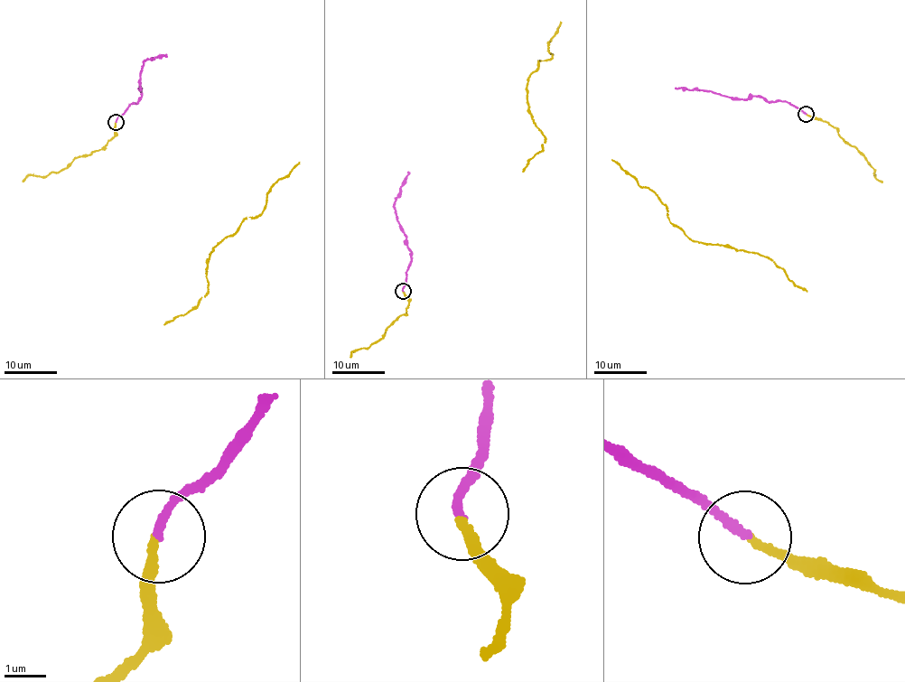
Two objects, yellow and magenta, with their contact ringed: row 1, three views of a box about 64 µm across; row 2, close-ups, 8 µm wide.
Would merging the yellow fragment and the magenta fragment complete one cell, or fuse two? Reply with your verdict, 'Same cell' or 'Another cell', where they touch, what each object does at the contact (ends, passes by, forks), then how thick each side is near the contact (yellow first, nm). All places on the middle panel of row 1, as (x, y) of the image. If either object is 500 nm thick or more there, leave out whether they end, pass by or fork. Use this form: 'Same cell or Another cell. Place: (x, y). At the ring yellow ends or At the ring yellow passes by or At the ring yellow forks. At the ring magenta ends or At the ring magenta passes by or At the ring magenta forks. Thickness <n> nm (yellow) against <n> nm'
Same cell. Place: (403, 291). At the ring yellow ends. At the ring magenta ends. Thickness 200 nm (yellow) against 190 nm

